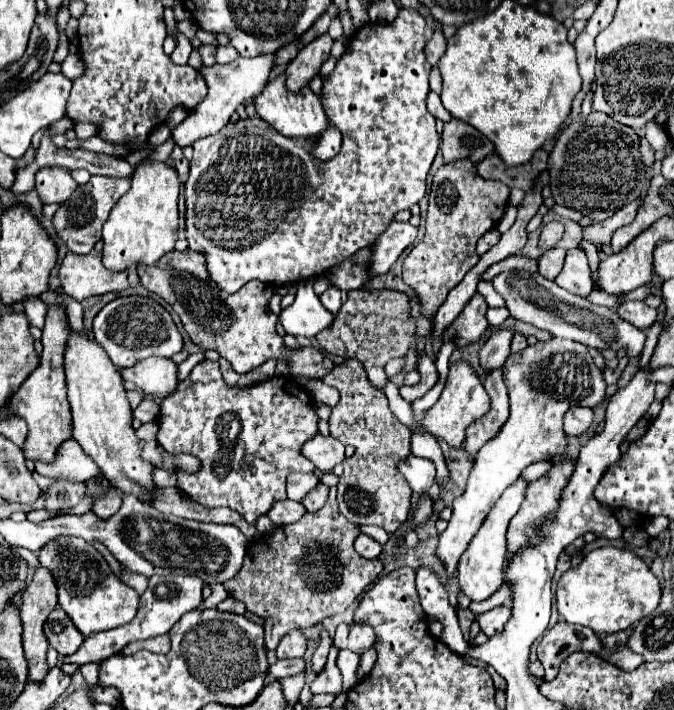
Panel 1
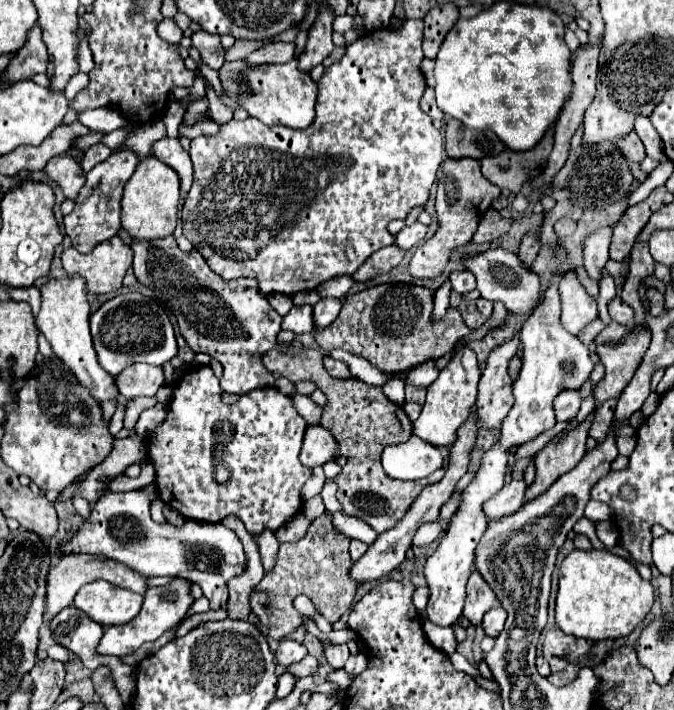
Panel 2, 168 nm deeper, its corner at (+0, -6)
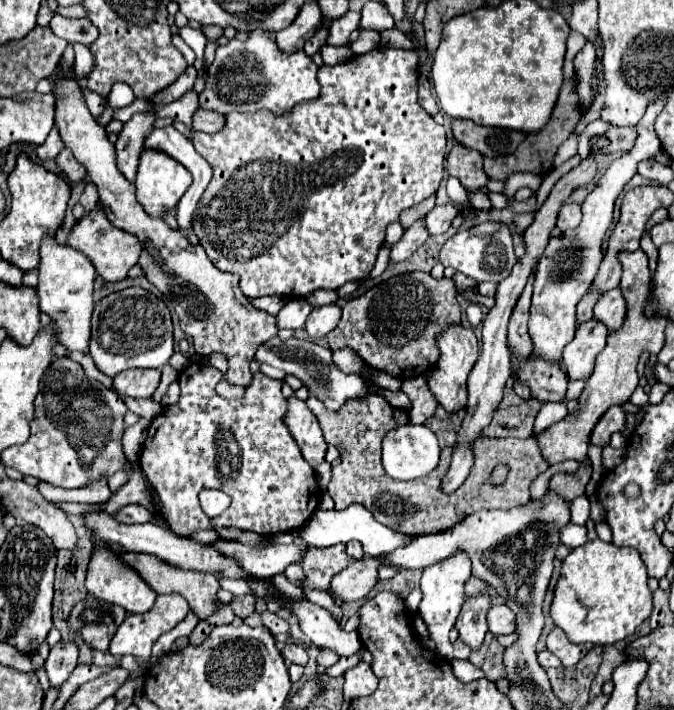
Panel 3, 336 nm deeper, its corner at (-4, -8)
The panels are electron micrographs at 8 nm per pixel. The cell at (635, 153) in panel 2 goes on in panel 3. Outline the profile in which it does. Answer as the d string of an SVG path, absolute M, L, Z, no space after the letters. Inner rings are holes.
M628 127L628 129L608 129L606 139L610 141L610 151L624 153L636 141L636 129L632 129L632 127Z

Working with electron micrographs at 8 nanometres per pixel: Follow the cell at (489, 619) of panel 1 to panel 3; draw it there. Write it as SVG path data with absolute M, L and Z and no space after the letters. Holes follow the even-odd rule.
M494 603L488 611L488 625L494 635L514 633L516 631L516 615L506 603Z

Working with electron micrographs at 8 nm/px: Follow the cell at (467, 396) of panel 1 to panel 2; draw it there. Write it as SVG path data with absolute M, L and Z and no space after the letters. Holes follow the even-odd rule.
M468 347L460 349L454 355L454 359L448 363L448 367L440 371L438 379L428 387L422 413L414 421L414 435L418 435L420 439L436 447L452 447L458 439L458 429L474 413L476 395L478 395L478 379L480 379L480 367L476 363L476 353Z

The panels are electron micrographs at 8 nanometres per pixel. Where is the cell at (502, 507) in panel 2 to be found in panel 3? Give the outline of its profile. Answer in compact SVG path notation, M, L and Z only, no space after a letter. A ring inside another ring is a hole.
M354 503L342 511L336 511L336 509L330 509L330 511L324 511L324 509L316 509L312 513L312 517L308 519L308 523L304 523L304 527L298 531L302 541L312 545L312 547L332 547L332 545L338 545L338 543L348 543L350 539L356 539L362 543L364 547L364 553L368 557L376 557L376 555L382 555L384 551L392 551L392 547L400 547L400 543L408 543L408 537L406 535L400 535L400 533L394 533L392 529L384 527L382 523L378 523L372 513Z

